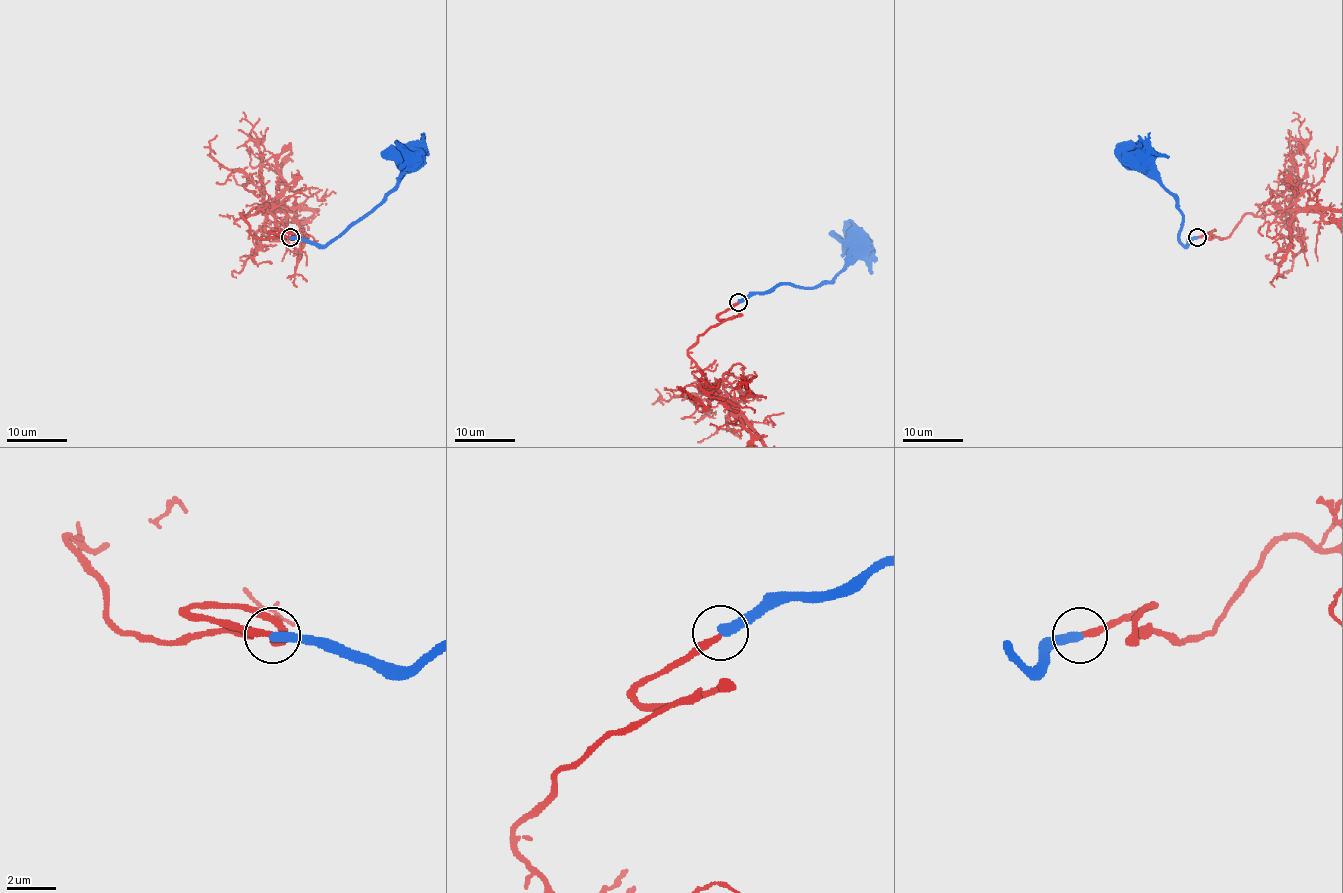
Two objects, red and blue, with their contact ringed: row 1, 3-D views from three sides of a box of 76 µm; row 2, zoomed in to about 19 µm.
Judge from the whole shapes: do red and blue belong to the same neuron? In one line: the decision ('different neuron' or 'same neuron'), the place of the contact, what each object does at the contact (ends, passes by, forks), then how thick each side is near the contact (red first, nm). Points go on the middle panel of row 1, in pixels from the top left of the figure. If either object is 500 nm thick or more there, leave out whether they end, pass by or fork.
different neuron; place (738, 302); red ends; blue ends; calibres 280 and 400 nm

